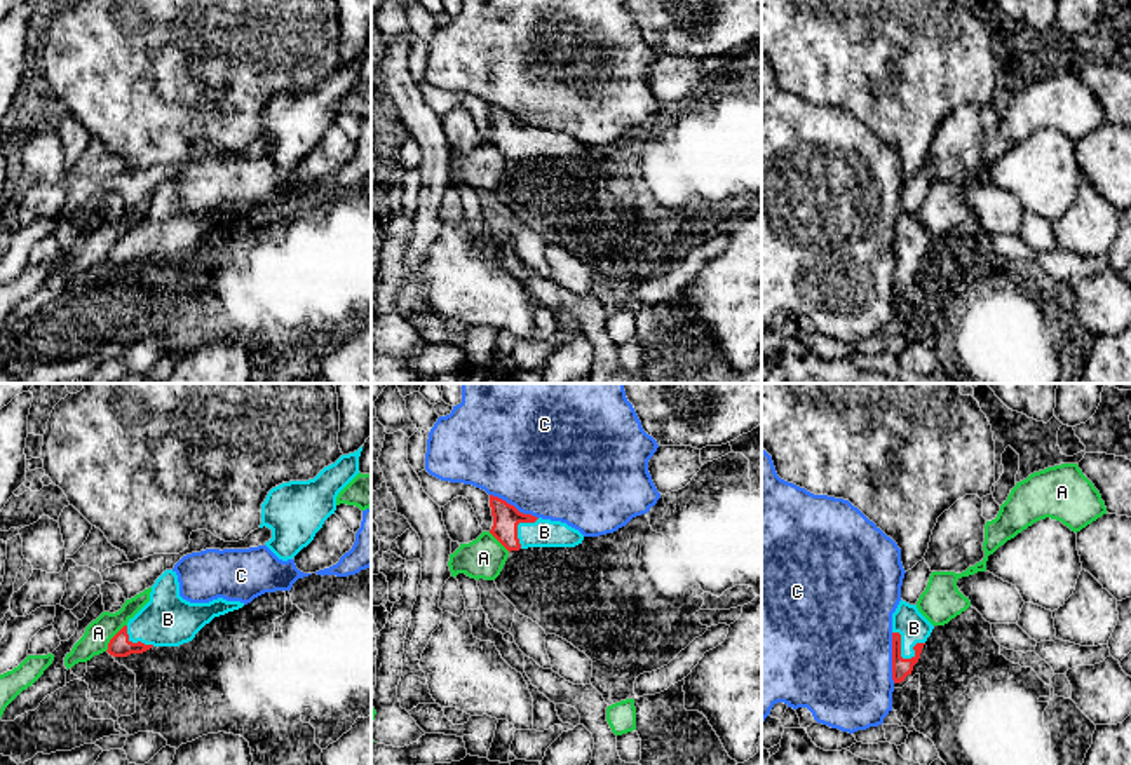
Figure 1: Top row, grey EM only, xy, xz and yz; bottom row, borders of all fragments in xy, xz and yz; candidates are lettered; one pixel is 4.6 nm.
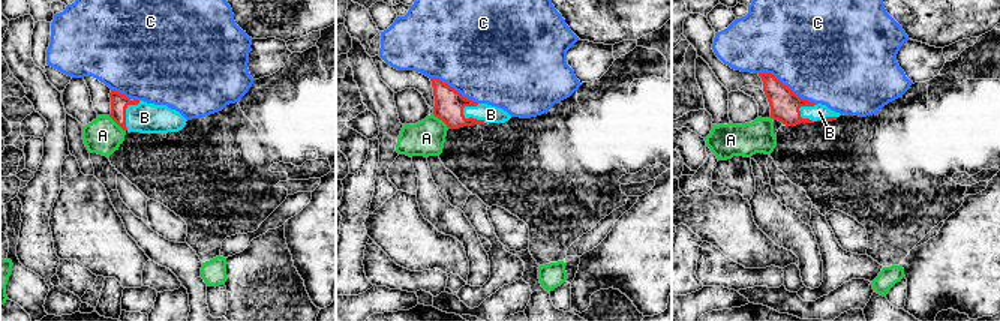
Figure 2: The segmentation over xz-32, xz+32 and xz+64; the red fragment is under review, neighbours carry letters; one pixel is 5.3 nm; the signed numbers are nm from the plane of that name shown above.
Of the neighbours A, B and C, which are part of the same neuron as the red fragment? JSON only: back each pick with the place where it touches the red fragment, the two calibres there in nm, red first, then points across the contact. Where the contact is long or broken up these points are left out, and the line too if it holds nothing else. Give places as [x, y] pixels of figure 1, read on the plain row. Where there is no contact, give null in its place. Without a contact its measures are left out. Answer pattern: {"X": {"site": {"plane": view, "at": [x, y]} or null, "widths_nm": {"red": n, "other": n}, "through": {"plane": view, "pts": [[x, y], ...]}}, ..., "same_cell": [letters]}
{"B": {"site": {"plane": "yz", "at": [901, 267]}, "widths_nm": {"red": 90, "other": 140}, "through": {"plane": "yz", "pts": [[901, 277], [901, 267], [914, 237]]}}, "same_cell": ["B"]}

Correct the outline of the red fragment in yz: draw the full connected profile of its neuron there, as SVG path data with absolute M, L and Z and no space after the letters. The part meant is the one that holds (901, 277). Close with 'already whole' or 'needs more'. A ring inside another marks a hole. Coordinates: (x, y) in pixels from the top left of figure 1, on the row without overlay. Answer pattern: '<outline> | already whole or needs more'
M899 211L892 223L892 289L904 291L918 272L922 258L934 235L918 221L917 214Z | needs more

